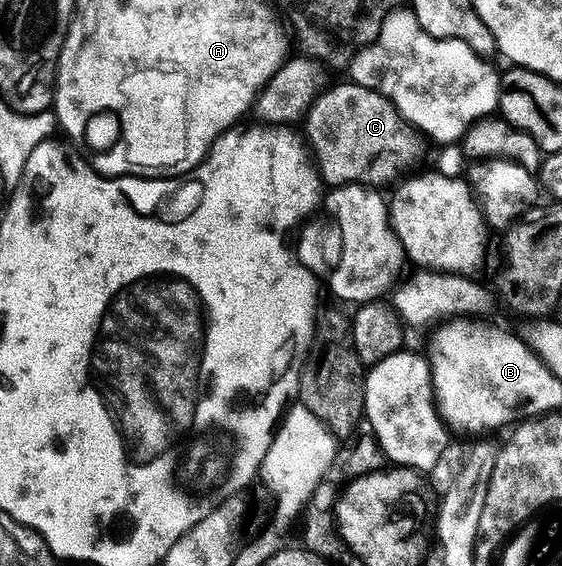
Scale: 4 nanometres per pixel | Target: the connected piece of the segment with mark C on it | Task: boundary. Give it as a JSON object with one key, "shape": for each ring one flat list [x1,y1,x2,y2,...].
{"shape":[[354,82,346,83,320,91,305,113,305,143,313,163,322,183,327,186,390,185,400,175,399,168,413,163,422,154,424,137,404,120,389,98,374,88]]}

